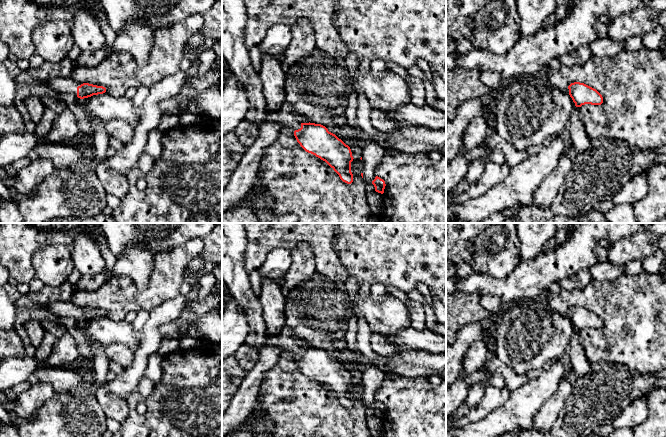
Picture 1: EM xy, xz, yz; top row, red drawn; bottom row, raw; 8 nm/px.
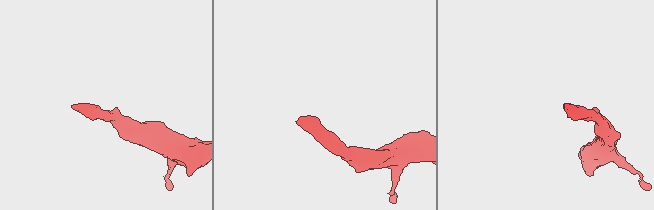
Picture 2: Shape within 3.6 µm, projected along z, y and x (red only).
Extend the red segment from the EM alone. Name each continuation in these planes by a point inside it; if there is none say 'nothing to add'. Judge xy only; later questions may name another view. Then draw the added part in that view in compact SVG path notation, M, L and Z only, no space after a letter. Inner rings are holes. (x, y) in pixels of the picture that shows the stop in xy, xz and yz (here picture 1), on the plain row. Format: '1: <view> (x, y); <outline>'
1: xy (60, 309); M70 300L68 301L56 301L50 305L47 306L41 306L41 305L37 305L40 307L45 307L55 318L74 318L75 320L77 320L77 311L80 310L81 308L75 306Z

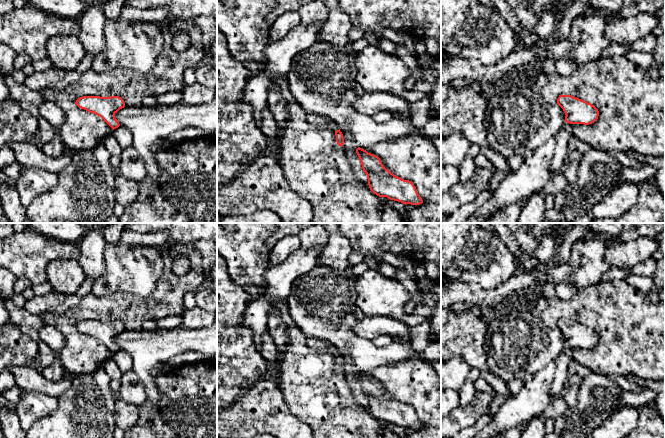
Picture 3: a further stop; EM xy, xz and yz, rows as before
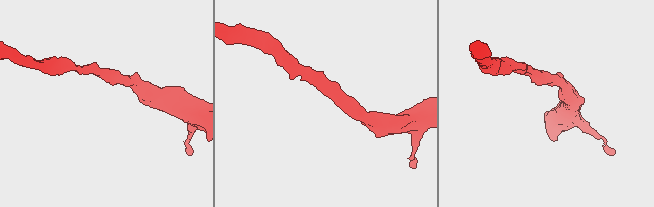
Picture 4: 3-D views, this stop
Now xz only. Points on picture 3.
nothing to add

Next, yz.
nothing to add

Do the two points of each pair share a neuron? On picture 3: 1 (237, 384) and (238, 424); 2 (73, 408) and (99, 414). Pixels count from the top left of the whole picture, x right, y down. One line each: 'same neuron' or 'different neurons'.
1: different neurons
2: same neuron

